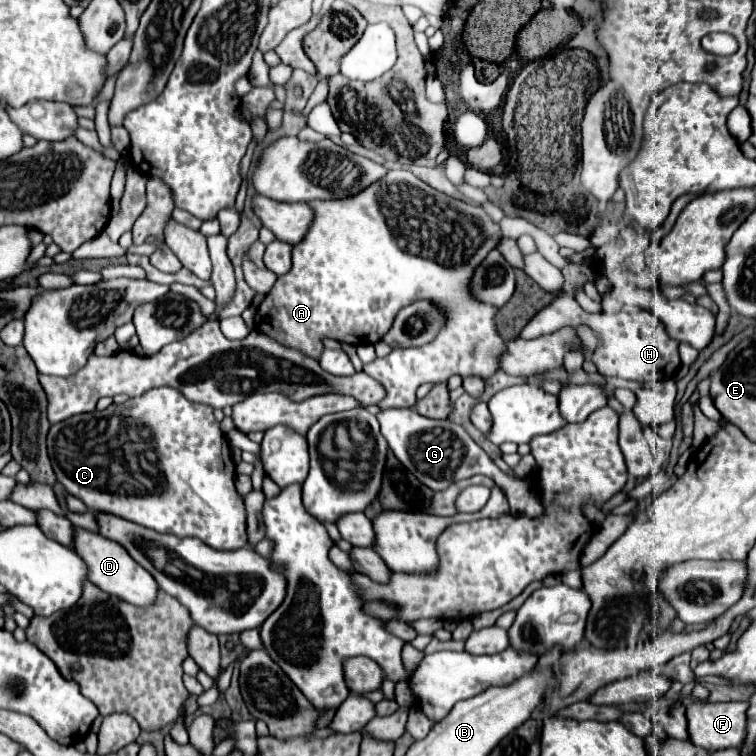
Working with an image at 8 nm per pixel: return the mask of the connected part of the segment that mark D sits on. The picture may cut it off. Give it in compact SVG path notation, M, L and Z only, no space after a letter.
M77 528L75 550L85 560L85 564L89 566L89 580L93 584L97 584L101 590L105 590L107 594L119 596L125 602L131 602L135 606L151 606L151 604L155 604L155 600L157 600L157 596L161 592L159 584L155 582L155 578L147 570L143 570L143 566L139 566L127 554L127 550L123 550L123 546L103 538L101 534Z

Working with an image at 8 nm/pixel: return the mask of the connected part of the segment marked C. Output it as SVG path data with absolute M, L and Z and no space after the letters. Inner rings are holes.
M161 386L139 398L131 398L121 406L111 404L103 412L95 410L53 424L47 436L47 446L57 480L93 512L111 512L155 532L169 532L181 538L195 536L215 550L247 546L245 508L235 490L235 462L211 406L191 402L183 398L179 390ZM143 454L155 454L155 466L143 466L143 462L147 462L143 460Z

